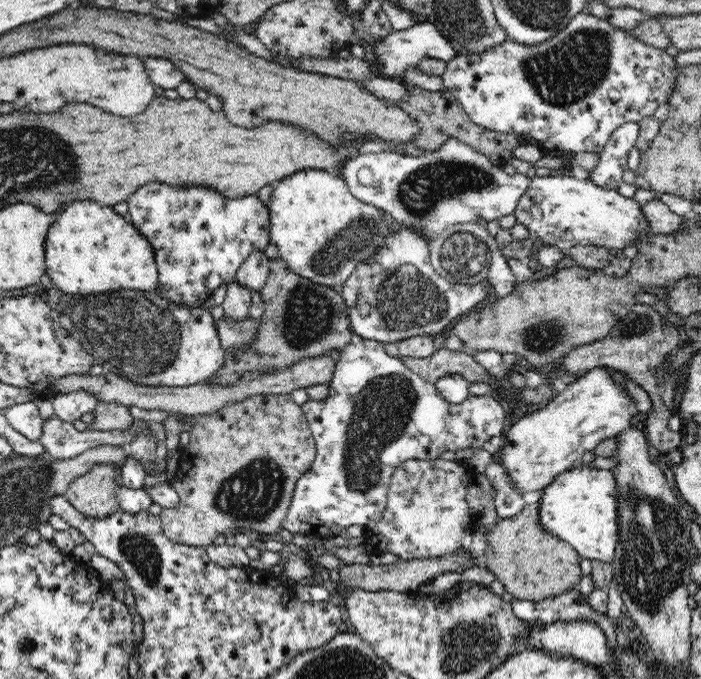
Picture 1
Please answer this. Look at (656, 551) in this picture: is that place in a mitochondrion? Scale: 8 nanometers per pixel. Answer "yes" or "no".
yes

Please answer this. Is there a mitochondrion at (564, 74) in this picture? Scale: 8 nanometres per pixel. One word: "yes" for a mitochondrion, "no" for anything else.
yes

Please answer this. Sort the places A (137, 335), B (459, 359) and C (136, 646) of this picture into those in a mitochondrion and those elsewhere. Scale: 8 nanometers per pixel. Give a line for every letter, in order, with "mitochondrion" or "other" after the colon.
A: mitochondrion
B: other
C: other

